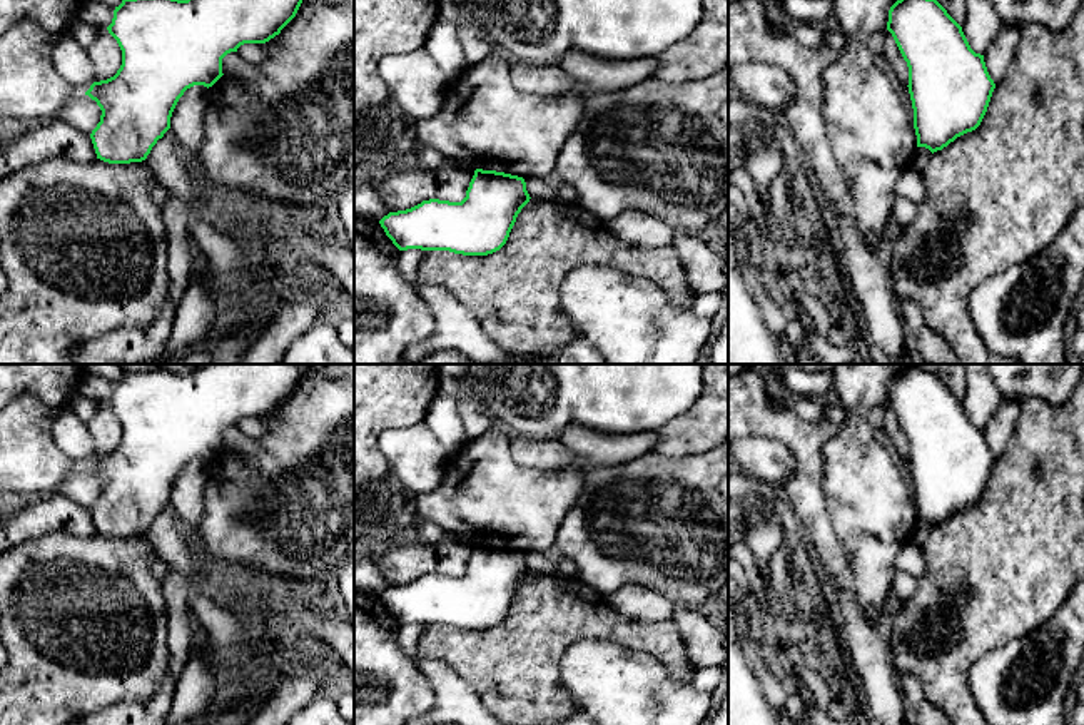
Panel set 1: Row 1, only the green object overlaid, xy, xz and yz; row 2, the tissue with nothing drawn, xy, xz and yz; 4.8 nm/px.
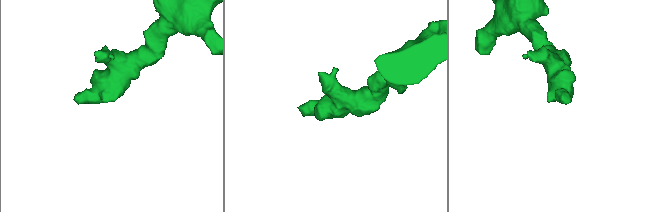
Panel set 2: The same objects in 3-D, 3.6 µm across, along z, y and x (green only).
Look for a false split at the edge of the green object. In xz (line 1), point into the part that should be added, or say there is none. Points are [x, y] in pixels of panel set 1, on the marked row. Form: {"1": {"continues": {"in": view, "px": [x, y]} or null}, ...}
{"1": {"continues": null}}

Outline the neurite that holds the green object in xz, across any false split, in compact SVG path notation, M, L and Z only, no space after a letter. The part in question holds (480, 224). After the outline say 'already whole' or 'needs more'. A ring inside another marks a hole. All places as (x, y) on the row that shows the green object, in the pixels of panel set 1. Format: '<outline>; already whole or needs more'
M476 169L461 202L423 200L389 212L379 224L399 251L488 256L506 244L529 199L523 177Z; already whole

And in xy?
M122 0L114 10L109 33L122 50L122 65L107 80L85 92L102 110L90 139L97 159L109 164L142 162L170 129L170 117L184 92L194 85L212 87L222 74L222 58L244 43L266 43L296 17L302 0Z; already whole

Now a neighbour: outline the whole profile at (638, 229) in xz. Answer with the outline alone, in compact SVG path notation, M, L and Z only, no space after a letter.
M625 210L605 224L613 237L638 249L663 249L673 244L678 231L641 210Z

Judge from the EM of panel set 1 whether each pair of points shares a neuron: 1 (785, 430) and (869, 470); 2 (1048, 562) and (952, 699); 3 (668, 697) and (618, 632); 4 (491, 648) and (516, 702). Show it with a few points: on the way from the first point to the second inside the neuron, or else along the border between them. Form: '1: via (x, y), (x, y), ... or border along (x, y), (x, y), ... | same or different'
1: border along (840, 426), (822, 446), (822, 488) | different
2: via (1014, 595), (952, 657), (952, 665) | same
3: border along (592, 638), (640, 648), (665, 665) | different
4: via (505, 662), (516, 675), (516, 689) | same

